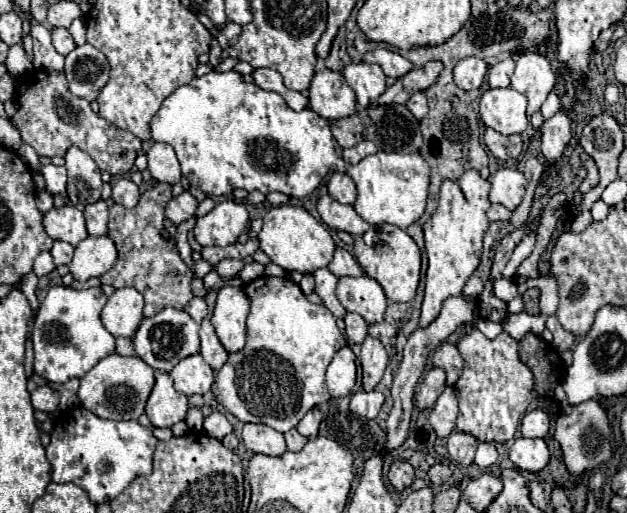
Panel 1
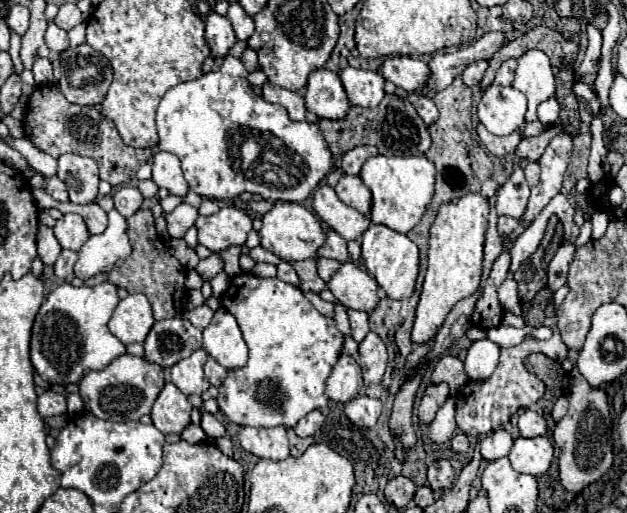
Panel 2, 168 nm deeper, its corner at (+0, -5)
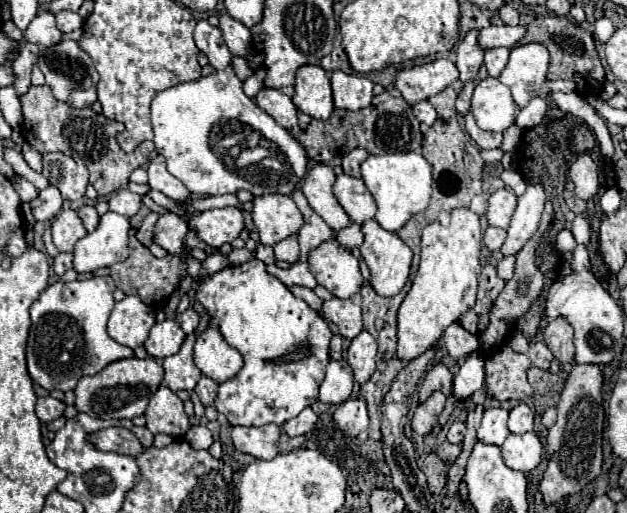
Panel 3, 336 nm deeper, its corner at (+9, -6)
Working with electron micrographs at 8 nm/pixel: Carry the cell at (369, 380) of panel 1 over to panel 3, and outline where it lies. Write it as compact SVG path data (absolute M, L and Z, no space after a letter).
M361 331L351 341L351 345L347 349L347 361L353 367L355 381L359 385L369 381L369 377L373 375L373 371L375 371L375 355L377 355L375 339L367 331Z

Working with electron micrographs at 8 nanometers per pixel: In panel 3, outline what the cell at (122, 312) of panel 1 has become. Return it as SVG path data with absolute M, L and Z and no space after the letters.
M127 295L123 301L115 303L109 315L107 333L117 343L135 349L143 345L153 323L155 311L151 315L151 309L137 295Z

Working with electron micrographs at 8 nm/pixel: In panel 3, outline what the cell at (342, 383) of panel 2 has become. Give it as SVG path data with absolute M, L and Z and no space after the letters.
M331 359L327 365L325 381L319 389L319 401L339 405L349 399L353 389L353 371L345 359Z

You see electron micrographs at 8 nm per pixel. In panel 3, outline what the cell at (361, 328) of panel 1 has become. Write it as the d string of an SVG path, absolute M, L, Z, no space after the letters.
M329 299L329 301L323 301L323 307L321 311L325 313L327 319L331 319L337 327L339 327L339 333L345 337L345 339L355 339L363 325L361 325L361 305L357 301L343 301L343 299Z

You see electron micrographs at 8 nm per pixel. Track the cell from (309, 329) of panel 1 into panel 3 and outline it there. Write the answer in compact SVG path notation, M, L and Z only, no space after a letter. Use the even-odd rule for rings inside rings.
M251 259L245 265L239 267L225 267L217 271L213 277L209 277L205 283L197 289L197 301L207 309L209 313L209 325L219 327L225 341L235 347L243 355L243 369L229 381L219 385L217 397L215 397L215 409L217 413L225 415L231 425L283 425L285 421L297 417L305 407L313 405L319 395L319 385L325 379L325 367L329 363L329 341L331 341L331 329L327 323L303 303L303 299L293 297L293 293L273 275L265 271L265 263ZM297 349L307 349L309 355L303 359L293 359L285 363L277 363L275 359L295 353Z

